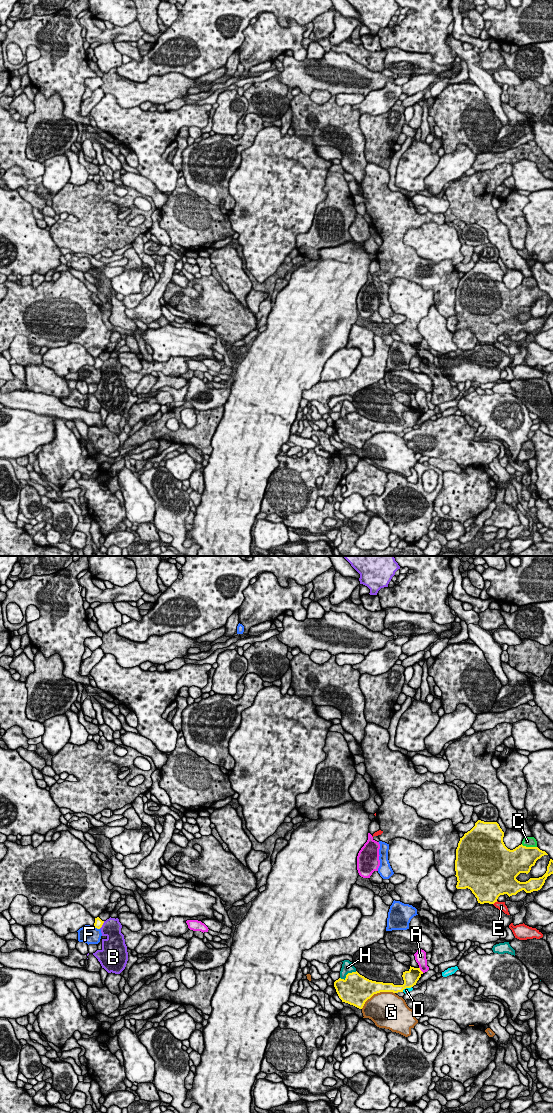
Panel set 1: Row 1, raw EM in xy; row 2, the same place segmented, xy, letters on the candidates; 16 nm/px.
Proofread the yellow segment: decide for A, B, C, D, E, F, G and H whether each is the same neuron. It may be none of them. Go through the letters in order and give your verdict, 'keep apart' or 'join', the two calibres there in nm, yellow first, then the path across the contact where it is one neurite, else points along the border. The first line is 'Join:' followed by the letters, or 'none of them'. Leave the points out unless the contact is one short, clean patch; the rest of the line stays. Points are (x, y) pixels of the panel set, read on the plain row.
Join: H
A: keep apart; 240 nm thick on the yellow side, 190 nm on the other
B: keep apart; 130 nm thick on the yellow side, 300 nm on the other; border along xy (104, 361), (99, 368)
C: keep apart; 400 nm thick on the yellow side, 160 nm on the other
D: keep apart; 240 nm thick on the yellow side, 70 nm on the other
E: keep apart; 460 nm thick on the yellow side, 130 nm on the other
F: keep apart; 130 nm thick on the yellow side, 280 nm on the other
G: keep apart; 400 nm thick on the yellow side, 480 nm on the other
H: join; 440 nm thick on the yellow side, 190 nm on the other

